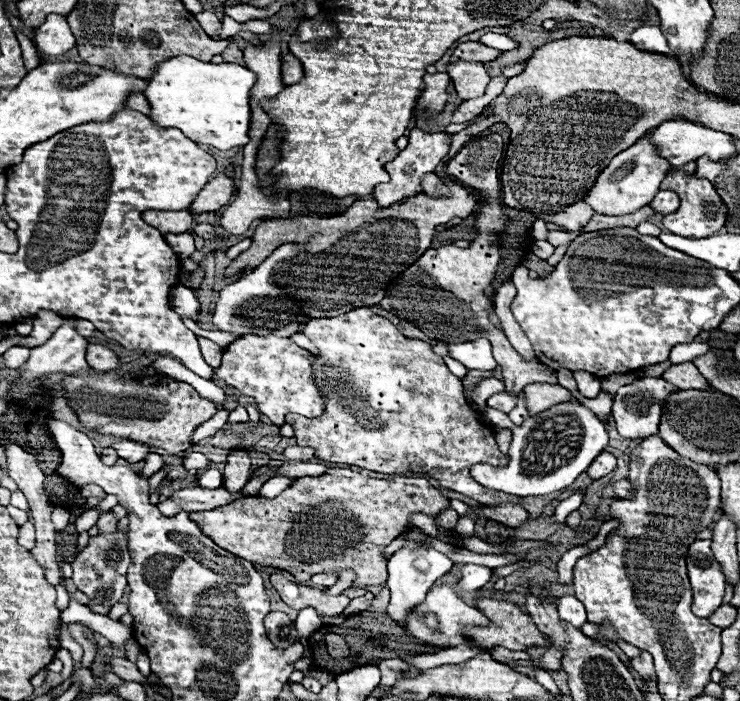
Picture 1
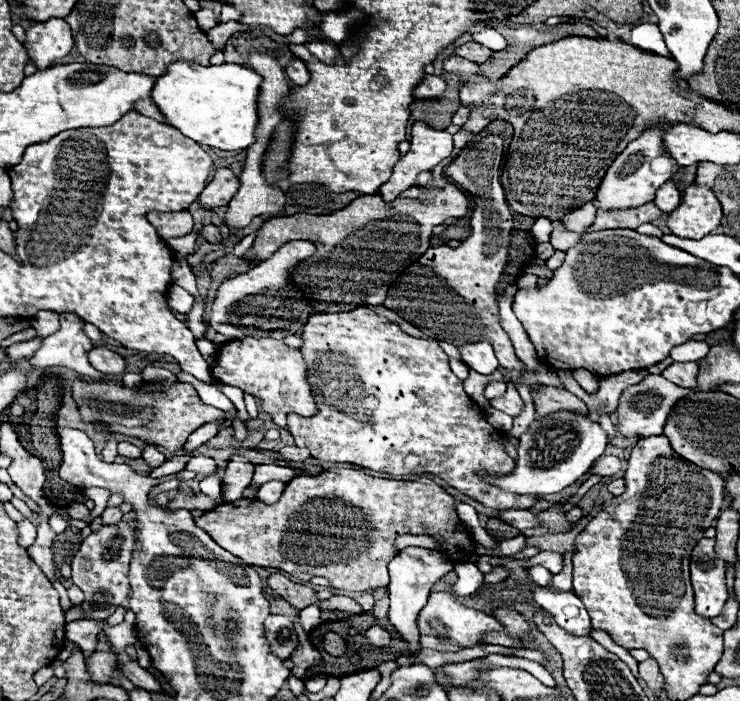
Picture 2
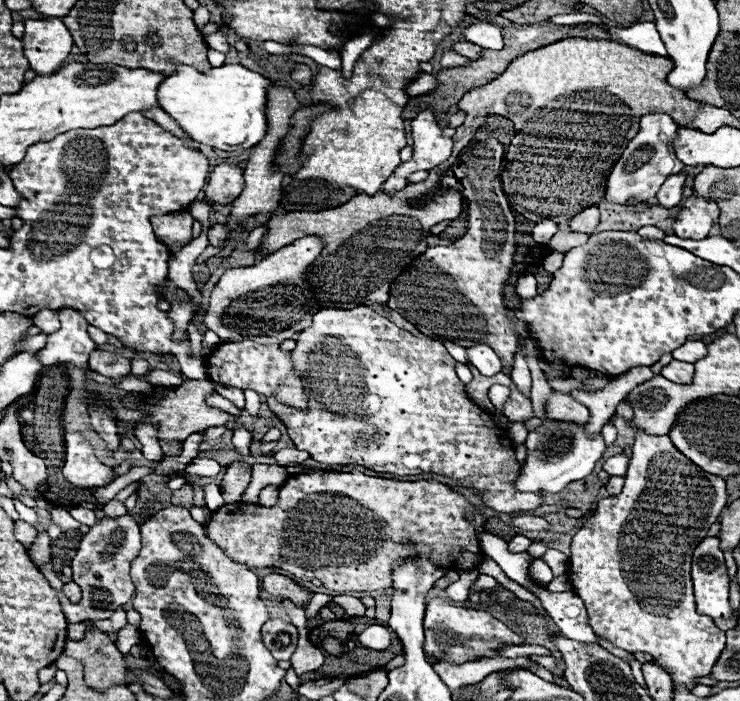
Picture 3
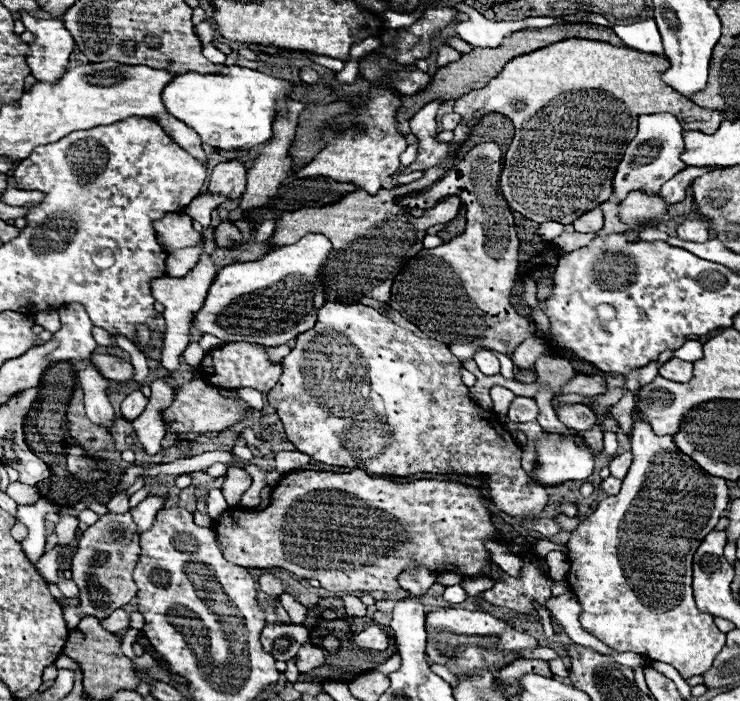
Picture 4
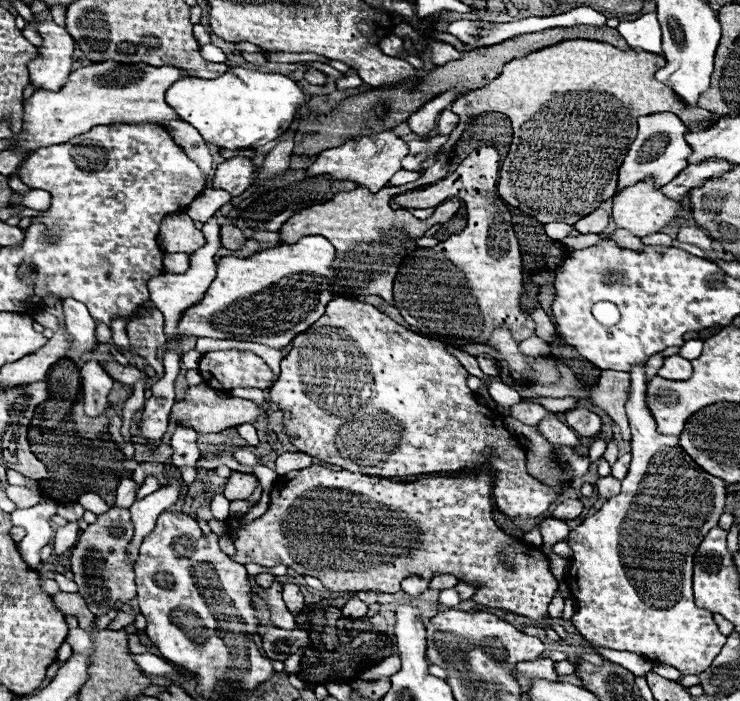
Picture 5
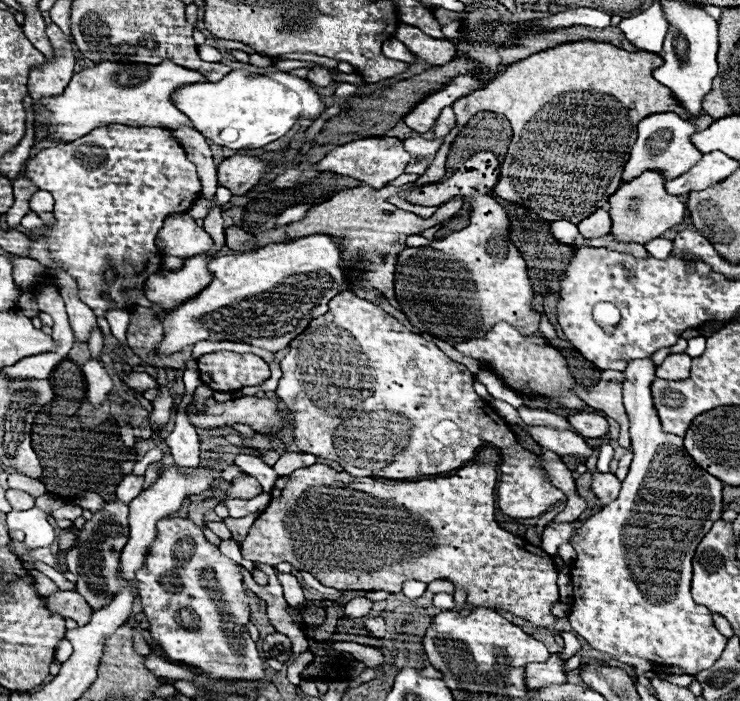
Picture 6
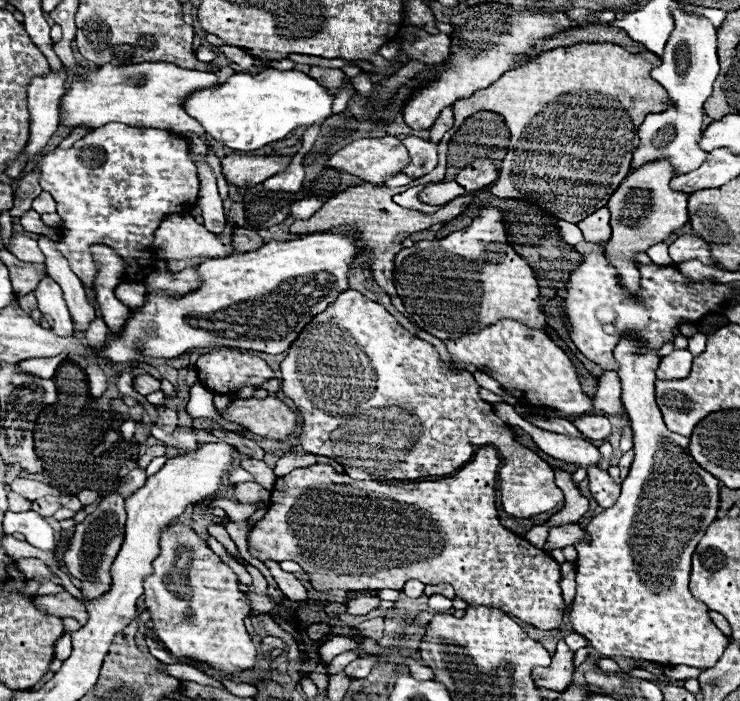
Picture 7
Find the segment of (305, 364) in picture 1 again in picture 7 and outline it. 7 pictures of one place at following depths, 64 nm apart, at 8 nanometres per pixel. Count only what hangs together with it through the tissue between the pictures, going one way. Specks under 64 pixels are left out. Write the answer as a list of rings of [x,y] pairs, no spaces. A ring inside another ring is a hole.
[[[214,350],[196,360],[200,384],[216,394],[236,394],[244,386],[260,386],[274,376],[274,370],[254,354]]]

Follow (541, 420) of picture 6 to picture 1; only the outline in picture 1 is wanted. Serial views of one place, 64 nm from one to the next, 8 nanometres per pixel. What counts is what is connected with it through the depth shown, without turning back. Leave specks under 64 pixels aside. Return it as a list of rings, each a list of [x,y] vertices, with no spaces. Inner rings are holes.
[[[500,392],[500,394],[490,396],[490,398],[486,400],[486,404],[488,404],[490,408],[502,410],[502,412],[510,412],[510,410],[516,406],[516,402],[518,402],[518,398],[512,396],[512,394],[508,394],[508,392]]]

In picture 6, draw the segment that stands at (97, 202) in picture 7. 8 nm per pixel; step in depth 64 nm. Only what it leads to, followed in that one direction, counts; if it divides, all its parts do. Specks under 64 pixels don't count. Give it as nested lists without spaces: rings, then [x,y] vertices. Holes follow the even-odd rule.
[[[124,124],[100,126],[100,128],[94,128],[88,136],[82,136],[80,140],[74,140],[74,142],[70,142],[70,144],[58,144],[58,146],[46,148],[46,150],[40,150],[36,156],[32,156],[32,158],[26,162],[24,178],[32,180],[40,190],[52,192],[52,196],[54,196],[54,200],[56,200],[54,210],[52,210],[54,222],[52,222],[52,224],[46,224],[46,228],[48,228],[48,238],[44,238],[44,244],[46,244],[46,246],[44,246],[44,244],[32,244],[32,242],[30,242],[30,258],[38,260],[38,262],[46,268],[46,274],[44,274],[44,278],[40,280],[40,284],[50,284],[50,286],[54,286],[54,288],[60,290],[58,280],[52,278],[52,268],[54,268],[52,264],[58,262],[58,264],[76,280],[78,298],[80,298],[84,304],[88,304],[88,306],[92,308],[92,312],[94,312],[98,318],[104,318],[104,314],[106,314],[108,310],[112,310],[112,308],[122,308],[122,310],[134,308],[134,300],[128,298],[126,292],[128,292],[130,288],[144,290],[146,278],[152,276],[152,274],[156,274],[156,272],[160,270],[162,256],[160,256],[160,252],[158,252],[158,248],[156,248],[156,244],[154,244],[154,240],[156,240],[158,230],[162,228],[164,218],[170,216],[170,214],[174,214],[174,212],[186,212],[186,210],[194,204],[194,200],[198,198],[200,188],[202,188],[200,178],[198,178],[198,174],[196,174],[196,166],[186,158],[184,148],[176,142],[176,138],[172,136],[170,130],[166,130],[166,128],[156,128],[156,126],[138,126],[138,128],[136,128],[136,126],[124,126]],[[108,268],[112,268],[112,270],[116,272],[116,278],[114,278],[112,282],[106,282],[106,280],[104,280],[104,272],[106,272]]]

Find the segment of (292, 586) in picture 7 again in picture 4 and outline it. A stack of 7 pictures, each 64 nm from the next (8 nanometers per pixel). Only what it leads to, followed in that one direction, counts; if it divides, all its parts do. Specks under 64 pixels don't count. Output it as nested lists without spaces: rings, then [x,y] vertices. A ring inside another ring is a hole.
[[[282,594],[282,596],[280,596],[280,602],[282,602],[284,610],[288,612],[290,622],[294,622],[294,624],[298,625],[305,624],[308,608],[302,606],[302,604],[296,600],[296,596],[292,596],[292,594]]]

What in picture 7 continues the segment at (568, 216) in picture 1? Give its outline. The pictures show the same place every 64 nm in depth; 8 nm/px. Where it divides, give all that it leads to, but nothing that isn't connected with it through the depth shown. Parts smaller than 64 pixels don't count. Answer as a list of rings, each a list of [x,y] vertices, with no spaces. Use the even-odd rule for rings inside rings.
[[[606,208],[596,210],[582,222],[578,222],[578,228],[584,232],[584,238],[592,244],[598,244],[602,240],[610,238],[610,212]]]

